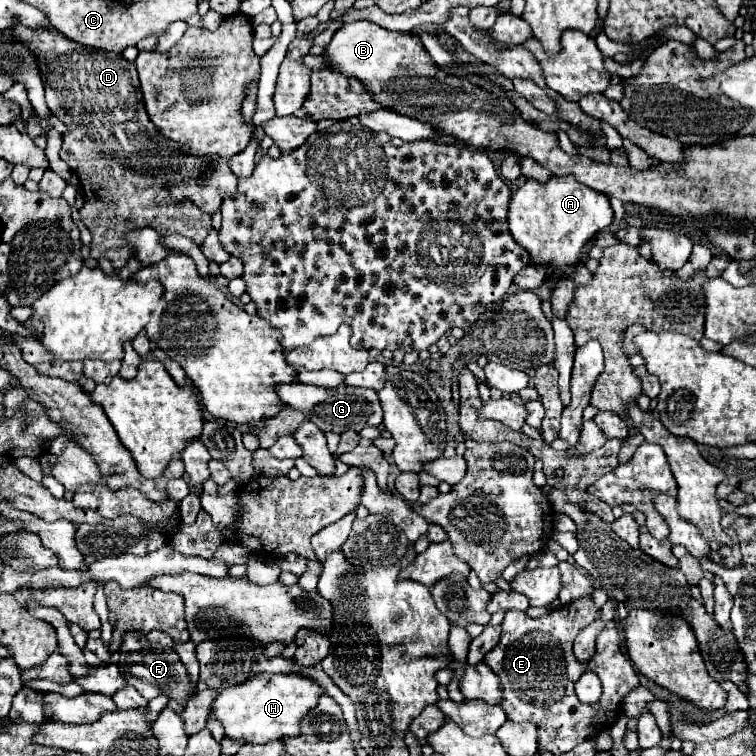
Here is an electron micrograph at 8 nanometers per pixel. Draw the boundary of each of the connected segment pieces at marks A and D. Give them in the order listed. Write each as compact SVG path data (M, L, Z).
M552 176L548 182L526 180L516 192L512 192L508 208L508 224L514 240L522 244L534 264L566 270L582 260L582 250L600 230L610 226L614 210L606 194L600 194L580 182L574 176Z
M18 22L10 30L18 42L22 42L32 54L36 54L40 64L40 76L46 88L46 104L50 112L68 126L60 158L76 174L86 198L80 216L92 232L92 258L106 256L110 258L114 268L120 270L130 258L134 258L134 250L124 236L144 226L154 228L158 234L182 234L200 246L212 228L211 216L194 206L192 200L174 200L168 188L174 182L186 182L188 176L196 180L196 176L200 176L200 172L204 174L206 168L210 168L212 164L208 162L208 158L182 154L182 148L164 138L160 130L152 124L144 108L136 66L130 64L122 54L84 48L48 28L30 28Z

